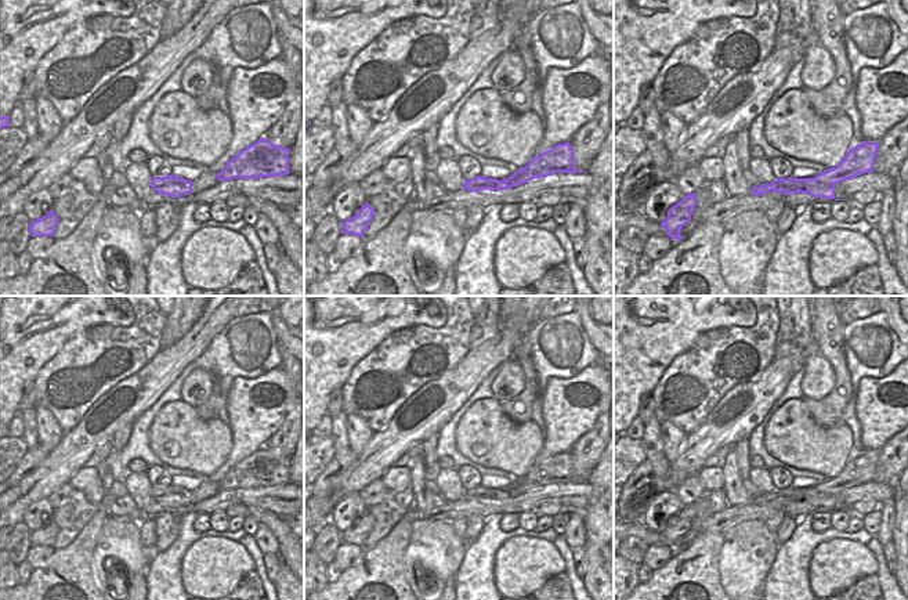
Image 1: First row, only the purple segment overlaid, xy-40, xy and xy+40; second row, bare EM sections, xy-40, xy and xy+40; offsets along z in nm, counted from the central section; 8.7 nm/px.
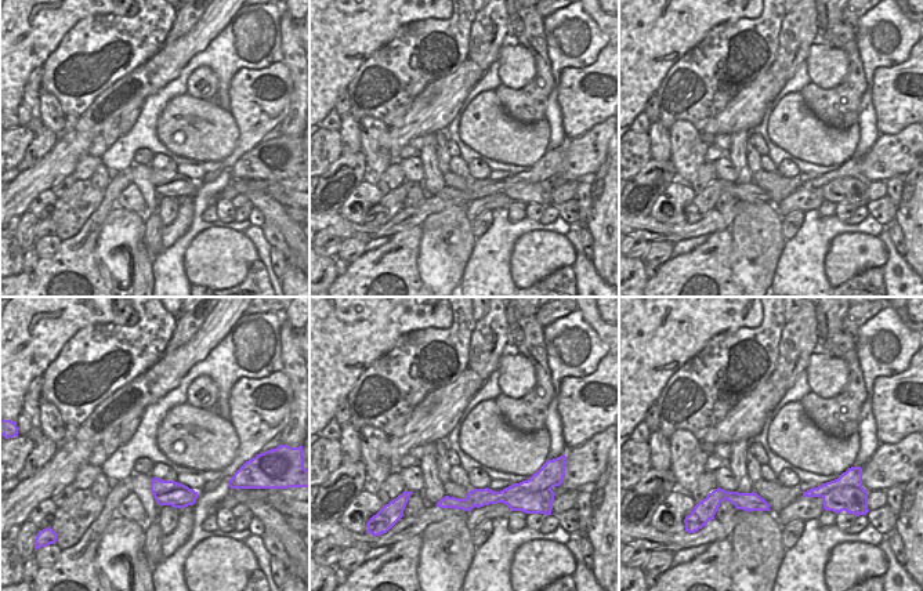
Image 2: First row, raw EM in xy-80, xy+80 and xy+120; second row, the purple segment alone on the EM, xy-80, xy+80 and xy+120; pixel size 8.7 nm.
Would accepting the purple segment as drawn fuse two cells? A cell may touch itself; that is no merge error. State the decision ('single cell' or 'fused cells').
fused cells

